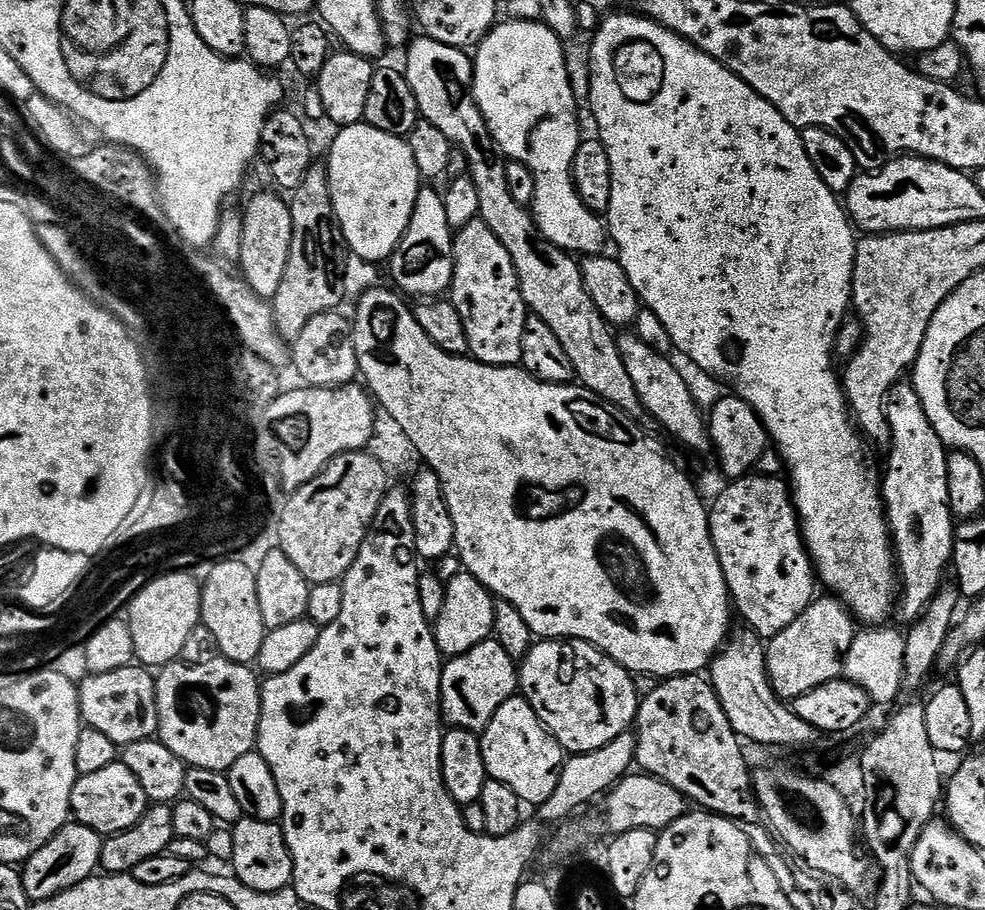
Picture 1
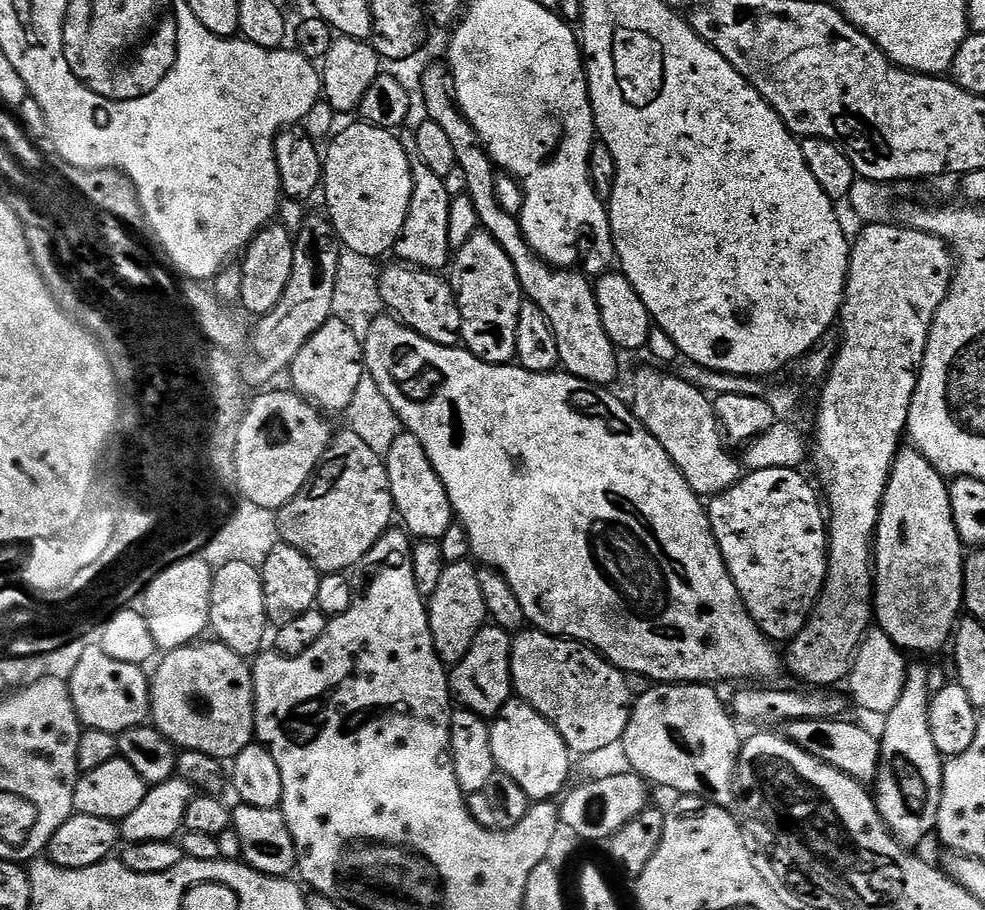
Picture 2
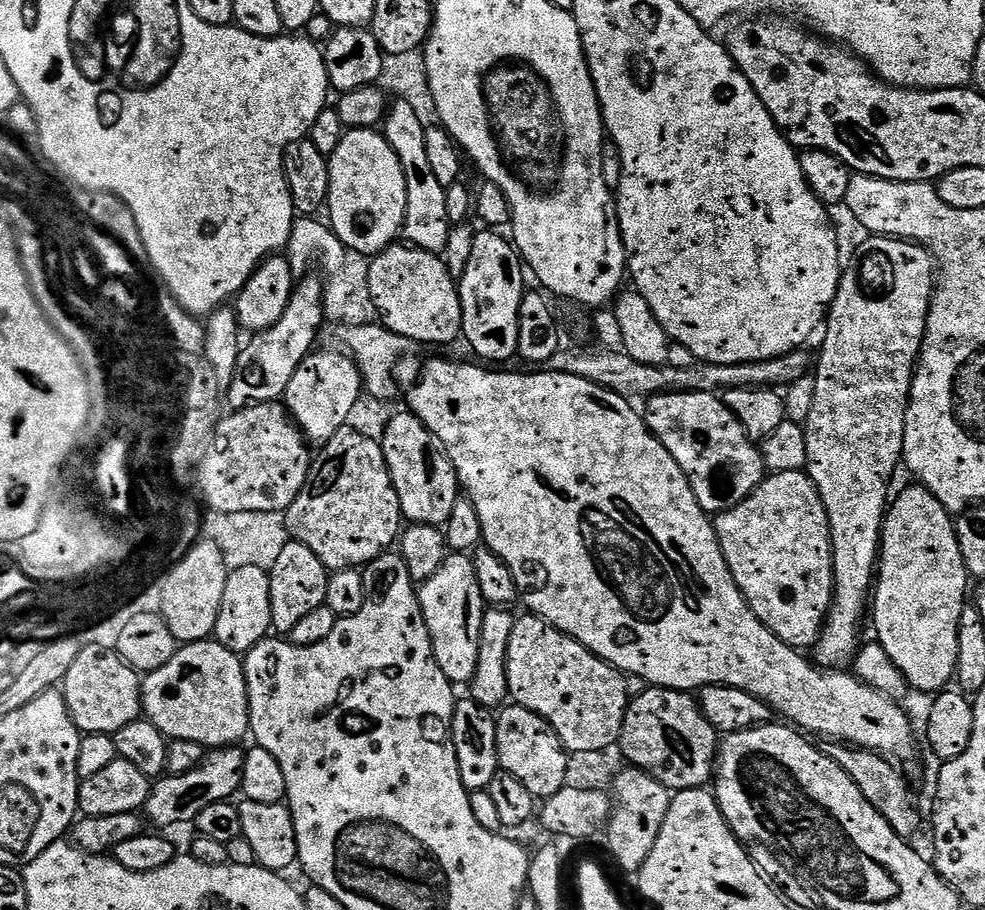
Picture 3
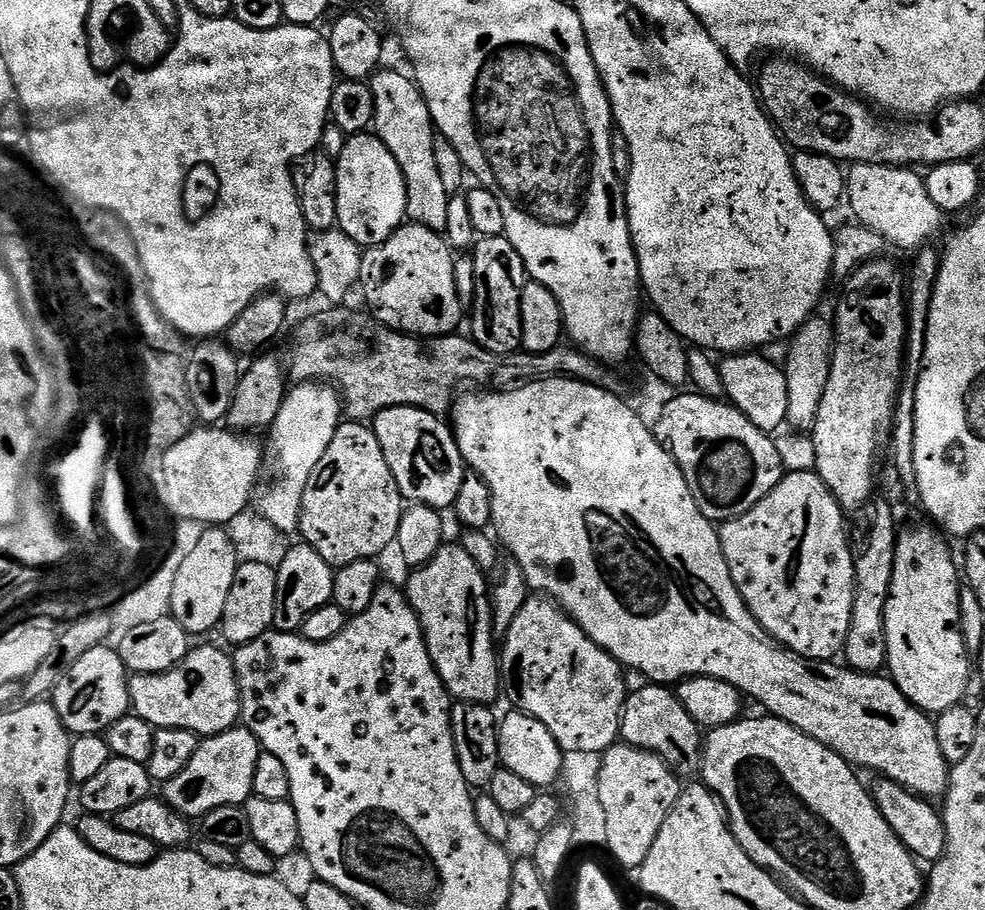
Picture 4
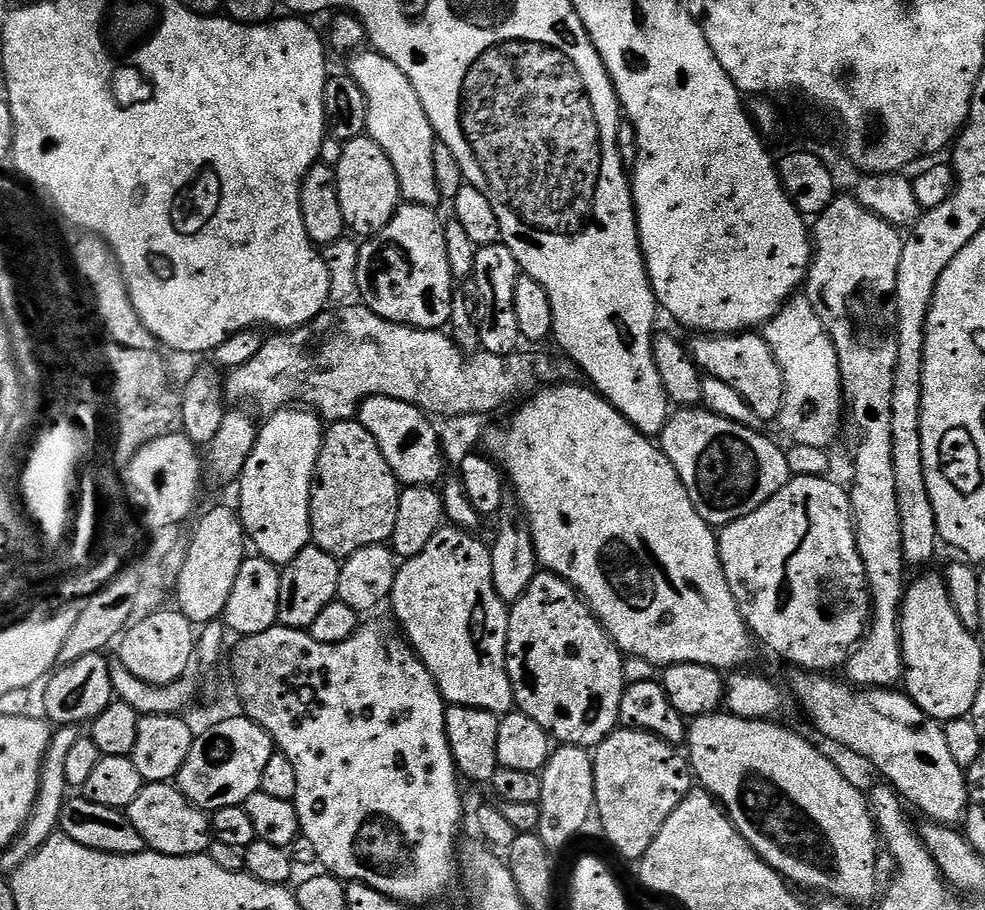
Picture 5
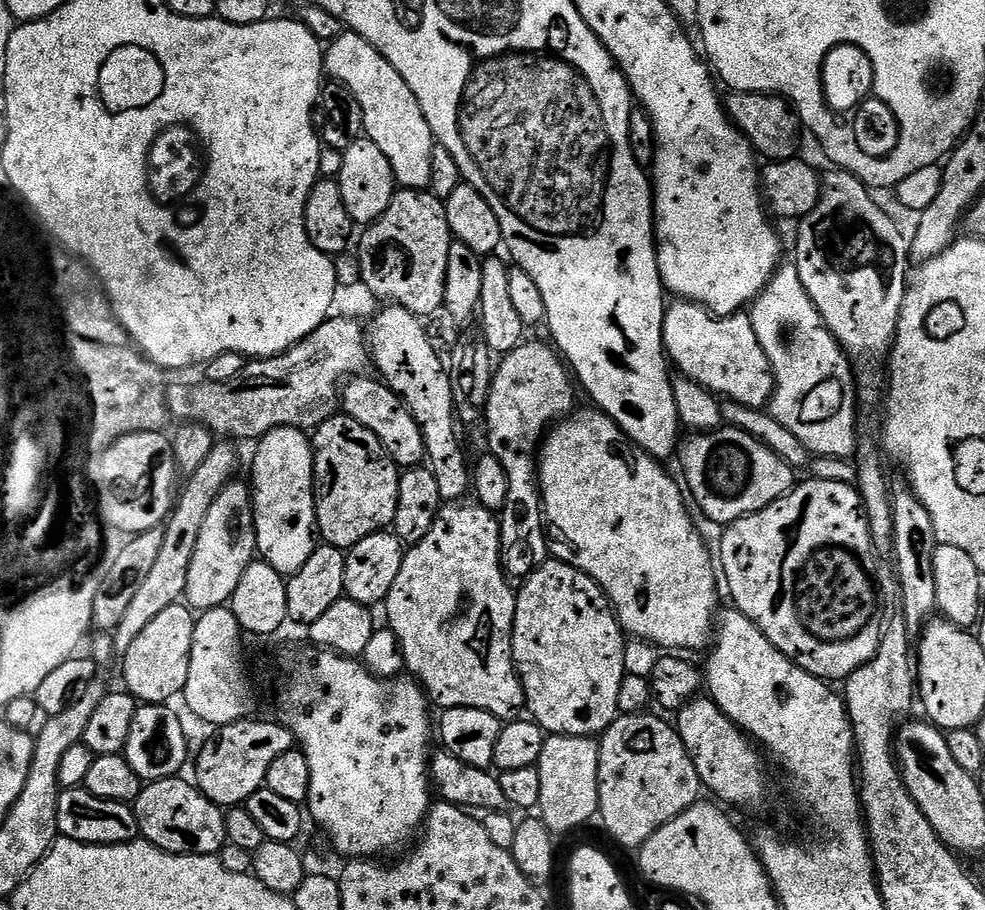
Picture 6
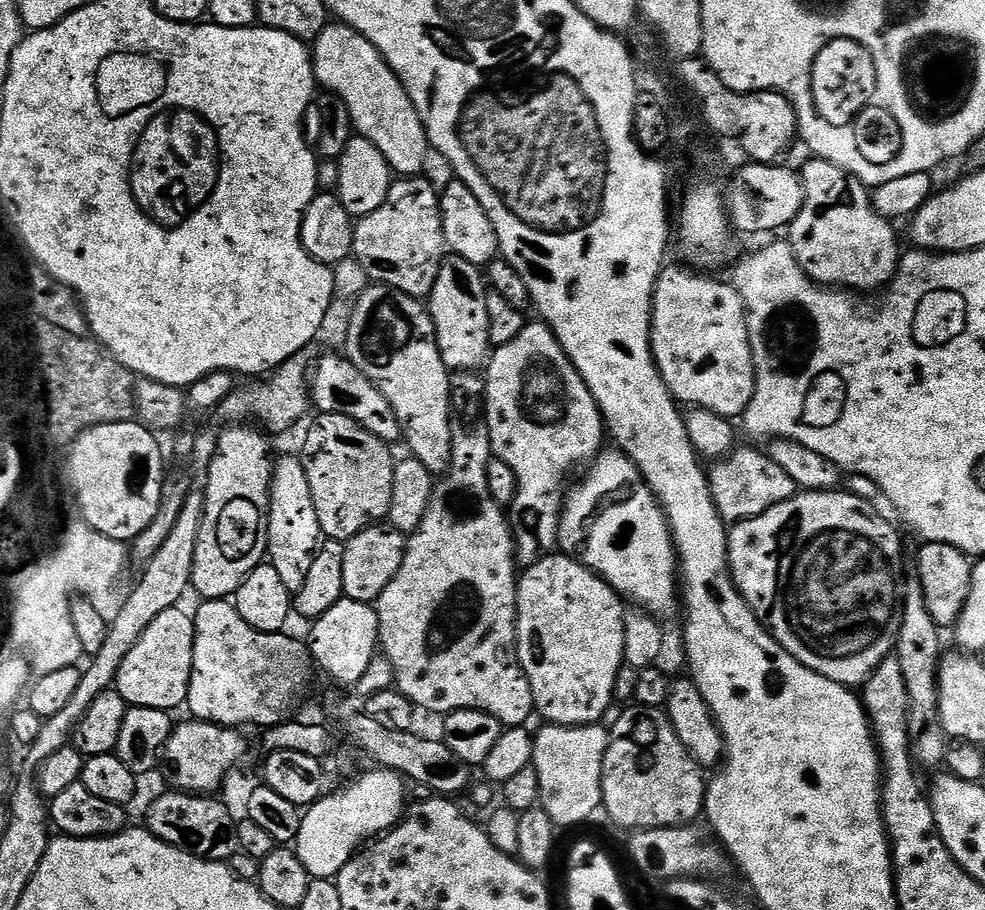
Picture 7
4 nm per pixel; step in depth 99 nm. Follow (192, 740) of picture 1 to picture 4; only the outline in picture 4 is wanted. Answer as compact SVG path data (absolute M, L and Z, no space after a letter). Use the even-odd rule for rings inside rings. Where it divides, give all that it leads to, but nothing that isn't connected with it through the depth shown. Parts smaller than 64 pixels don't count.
M193 647L182 662L158 675L137 673L129 679L133 713L153 729L184 729L203 738L217 736L240 720L240 687L233 657L214 647Z

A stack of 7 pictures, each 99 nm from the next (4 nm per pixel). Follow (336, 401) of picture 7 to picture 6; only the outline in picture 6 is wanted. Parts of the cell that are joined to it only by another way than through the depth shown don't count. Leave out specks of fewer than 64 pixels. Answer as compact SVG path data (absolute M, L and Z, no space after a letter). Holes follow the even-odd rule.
M361 374L349 379L342 388L342 412L343 415L354 418L354 422L362 422L370 434L382 442L382 446L390 454L390 458L401 469L407 470L423 465L424 439L418 422L410 414L410 410L404 405L403 400L394 394L394 390L379 379L367 380L367 375Z

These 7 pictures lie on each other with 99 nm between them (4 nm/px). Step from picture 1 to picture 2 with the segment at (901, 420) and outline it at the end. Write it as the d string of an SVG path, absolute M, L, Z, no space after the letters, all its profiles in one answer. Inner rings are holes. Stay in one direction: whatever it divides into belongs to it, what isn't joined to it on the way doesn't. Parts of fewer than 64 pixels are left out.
M911 446L901 447L896 454L896 461L892 463L892 473L886 486L884 501L880 503L880 517L874 537L874 620L878 628L885 632L890 639L905 653L910 652L936 652L940 647L947 645L953 639L954 629L961 619L964 607L964 558L965 545L960 542L960 535L954 526L954 514L950 506L950 494L948 493L949 481L920 453Z

